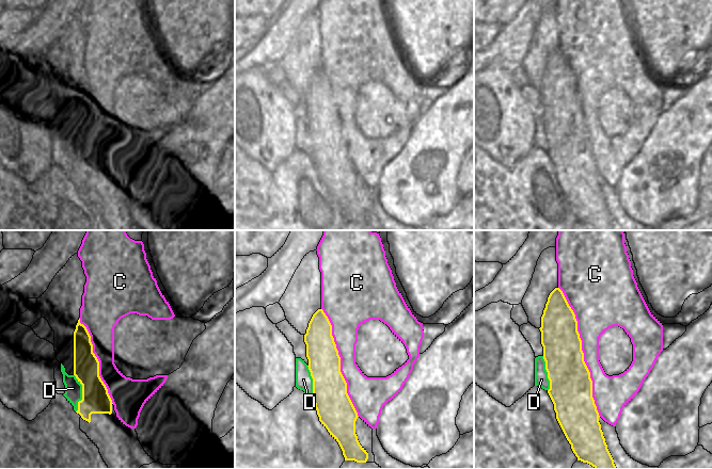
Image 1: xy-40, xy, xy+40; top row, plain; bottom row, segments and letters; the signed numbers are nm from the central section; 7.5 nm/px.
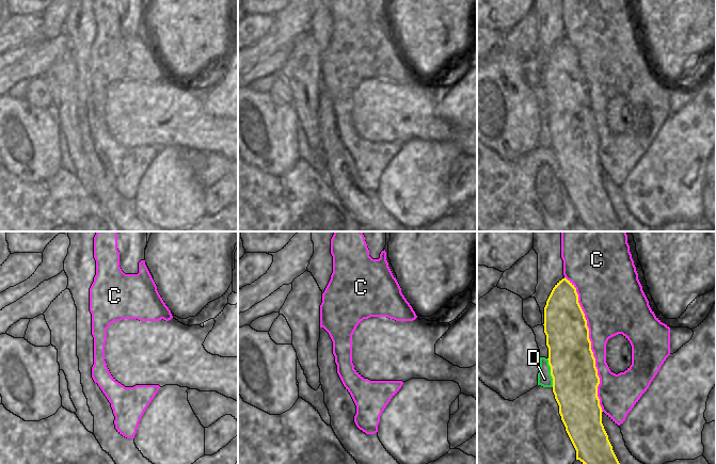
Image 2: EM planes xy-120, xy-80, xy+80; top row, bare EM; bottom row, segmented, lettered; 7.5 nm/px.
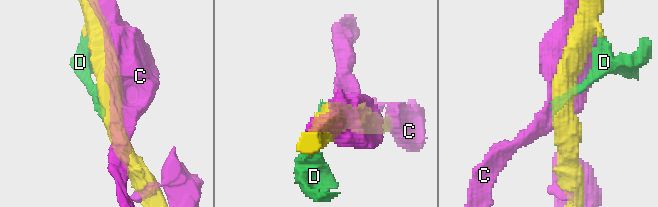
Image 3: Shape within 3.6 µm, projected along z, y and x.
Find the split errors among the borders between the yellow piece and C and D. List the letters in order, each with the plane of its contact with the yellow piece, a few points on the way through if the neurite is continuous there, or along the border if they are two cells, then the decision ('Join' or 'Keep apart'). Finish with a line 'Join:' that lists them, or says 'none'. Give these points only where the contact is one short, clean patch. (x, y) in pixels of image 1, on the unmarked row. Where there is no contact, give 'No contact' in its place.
C: Touches yellow in xy+40. Keep apart
D: Touches yellow in xy-40. Keep apart
Join: none

